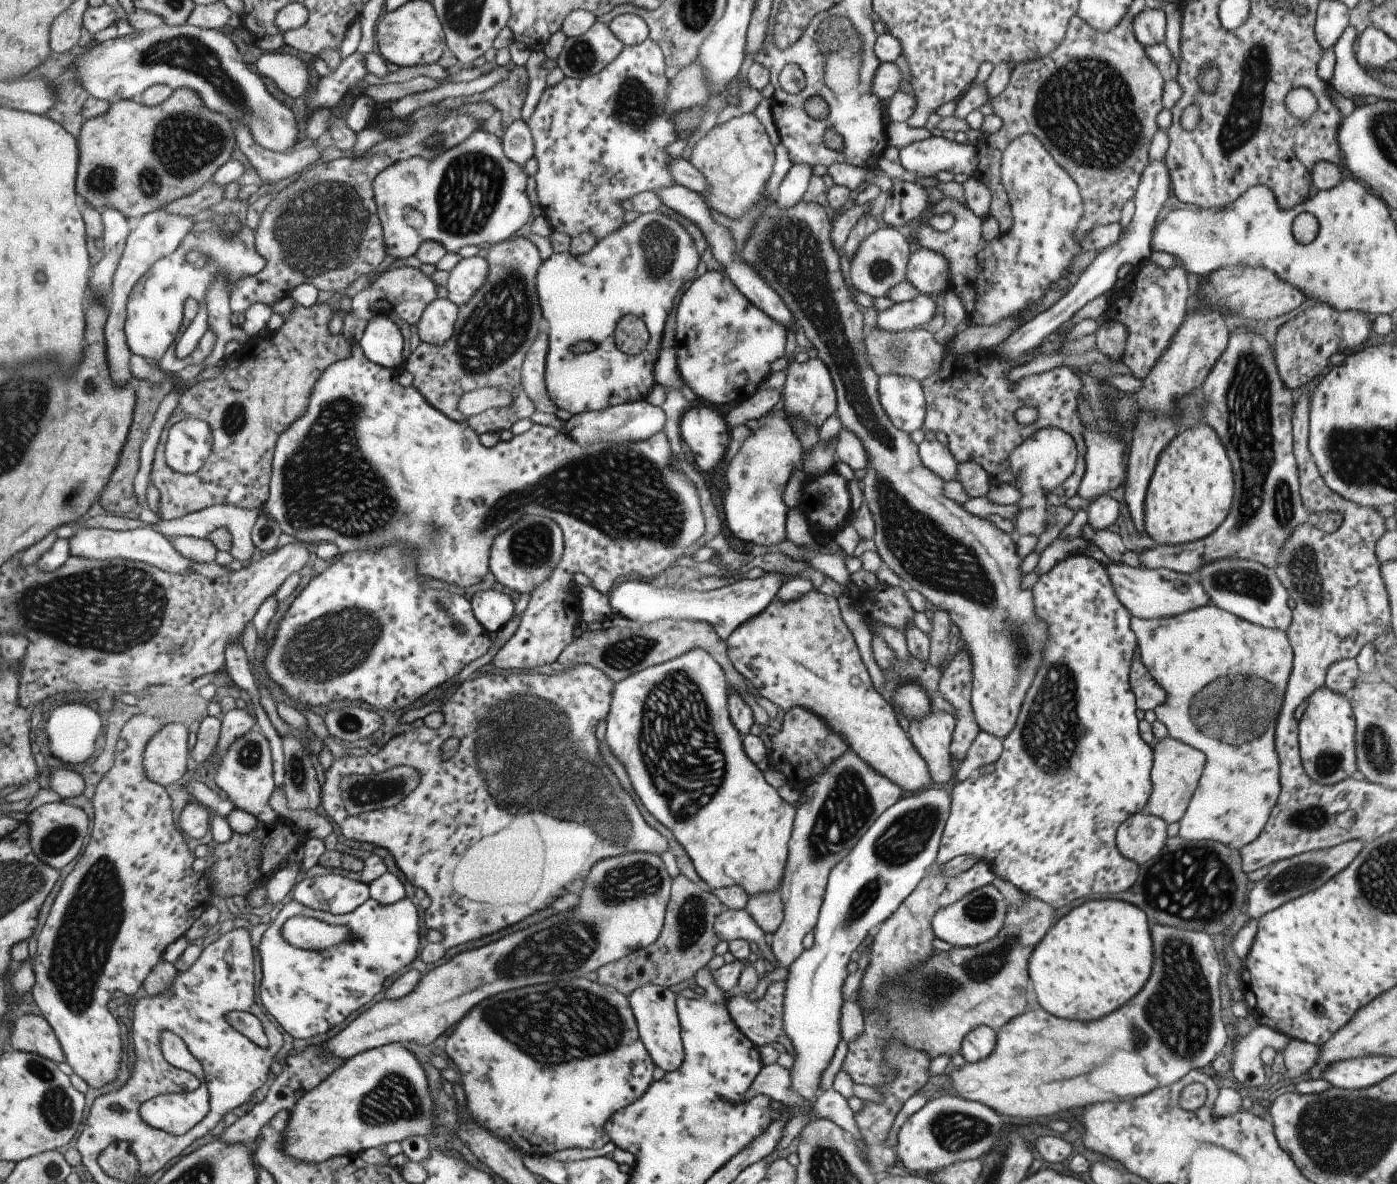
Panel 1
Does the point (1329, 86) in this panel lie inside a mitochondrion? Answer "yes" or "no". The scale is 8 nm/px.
no

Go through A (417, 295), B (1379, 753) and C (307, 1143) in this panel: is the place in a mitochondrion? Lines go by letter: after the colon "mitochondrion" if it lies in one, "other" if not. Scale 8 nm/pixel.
A: other
B: mitochondrion
C: other

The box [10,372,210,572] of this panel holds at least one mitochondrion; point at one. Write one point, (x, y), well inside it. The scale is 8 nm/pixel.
(73, 494)

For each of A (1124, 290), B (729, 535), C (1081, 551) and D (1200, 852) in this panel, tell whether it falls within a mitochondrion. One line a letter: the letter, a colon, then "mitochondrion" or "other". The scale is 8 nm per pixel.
A: other
B: other
C: other
D: mitochondrion

